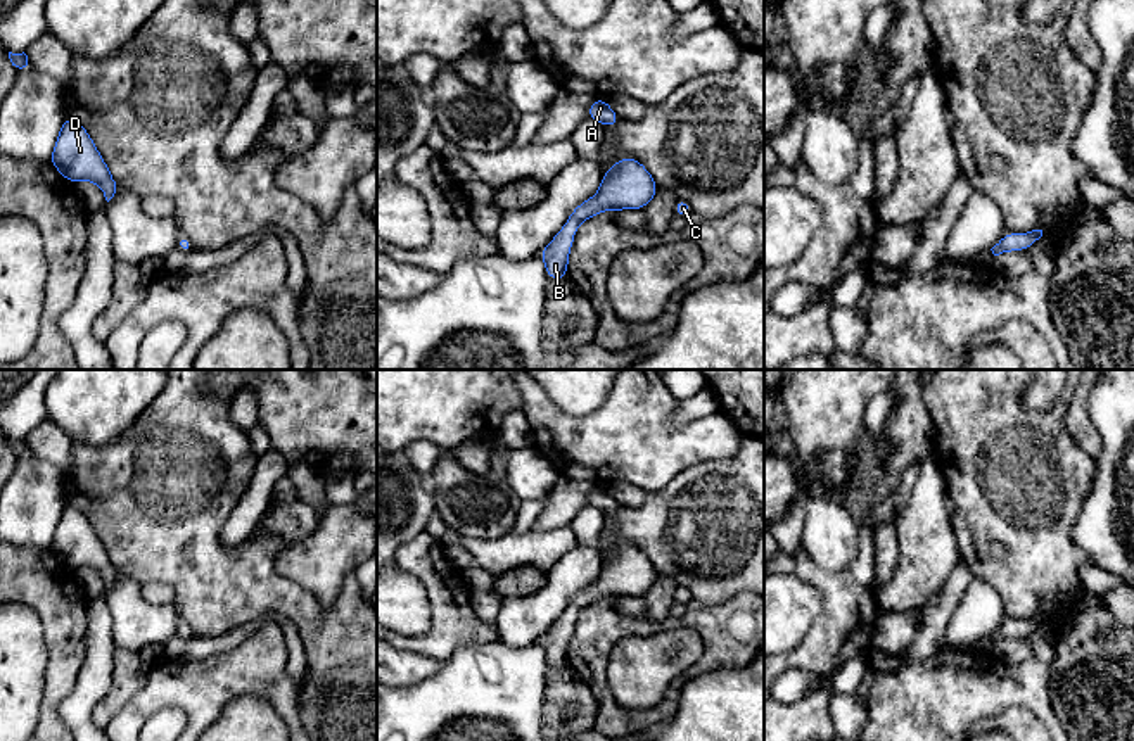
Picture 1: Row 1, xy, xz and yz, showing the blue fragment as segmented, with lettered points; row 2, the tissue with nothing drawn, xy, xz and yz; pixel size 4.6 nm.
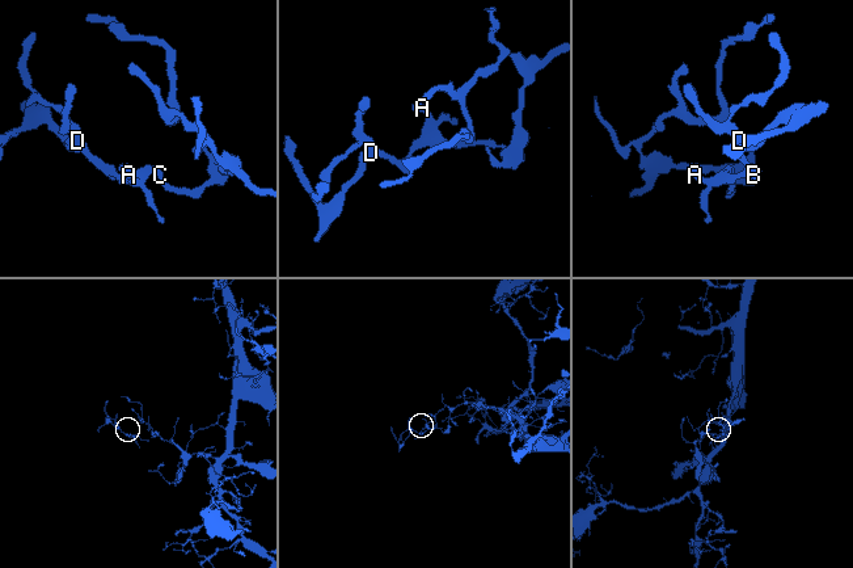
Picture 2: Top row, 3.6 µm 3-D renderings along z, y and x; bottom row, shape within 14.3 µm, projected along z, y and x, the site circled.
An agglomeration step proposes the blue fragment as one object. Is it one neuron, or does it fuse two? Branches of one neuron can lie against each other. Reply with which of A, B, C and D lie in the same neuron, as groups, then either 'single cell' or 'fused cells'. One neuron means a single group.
groups A B C D; single cell

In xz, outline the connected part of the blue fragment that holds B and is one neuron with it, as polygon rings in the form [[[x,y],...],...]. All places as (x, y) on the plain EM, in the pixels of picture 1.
[[[622,544],[605,558],[595,584],[577,592],[557,624],[538,641],[553,667],[567,665],[567,648],[577,613],[607,596],[645,596],[659,573],[641,549]]]

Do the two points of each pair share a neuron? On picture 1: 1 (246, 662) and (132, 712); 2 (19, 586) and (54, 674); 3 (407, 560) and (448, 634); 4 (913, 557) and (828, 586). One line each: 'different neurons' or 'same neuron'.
1: same neuron
2: same neuron
3: same neuron
4: different neurons

